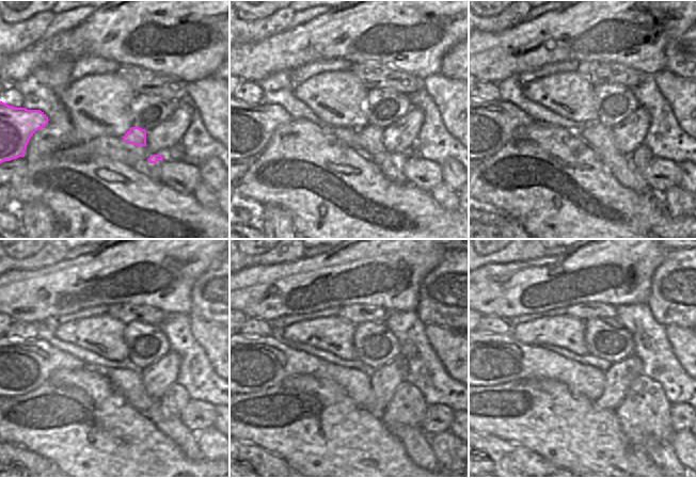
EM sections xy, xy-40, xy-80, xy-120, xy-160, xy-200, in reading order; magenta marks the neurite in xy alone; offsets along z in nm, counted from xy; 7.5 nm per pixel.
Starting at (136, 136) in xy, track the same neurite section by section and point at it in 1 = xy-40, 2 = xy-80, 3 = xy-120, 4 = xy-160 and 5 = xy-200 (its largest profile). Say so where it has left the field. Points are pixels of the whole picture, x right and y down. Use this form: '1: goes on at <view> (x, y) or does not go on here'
1: goes on at xy-40 (391, 165)
2: goes on at xy-80 (605, 141)
3: goes on at xy-120 (12, 366)
4: goes on at xy-160 (251, 363)
5: goes on at xy-200 (490, 360)

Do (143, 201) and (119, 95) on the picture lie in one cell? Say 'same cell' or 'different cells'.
different cells

